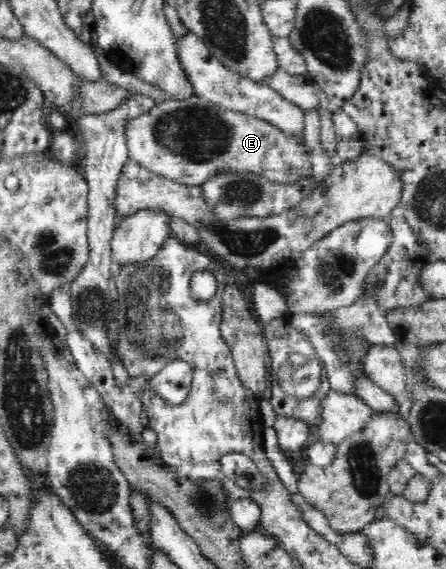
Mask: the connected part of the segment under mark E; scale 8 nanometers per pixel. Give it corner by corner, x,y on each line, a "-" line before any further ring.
198,95
186,100
168,99
156,103
138,118
126,122
126,144
129,158
142,168
186,186
202,186
210,177
230,169
262,175
282,184
295,183
300,177
311,176
309,154
303,138
296,138
295,134
284,134
265,120
226,110

